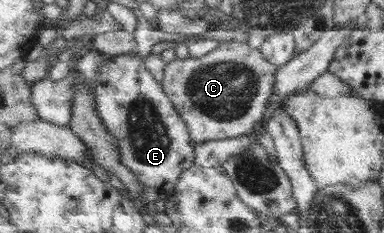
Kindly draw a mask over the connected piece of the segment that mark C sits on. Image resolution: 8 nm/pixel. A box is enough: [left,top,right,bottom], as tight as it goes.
[162,40,278,144]

